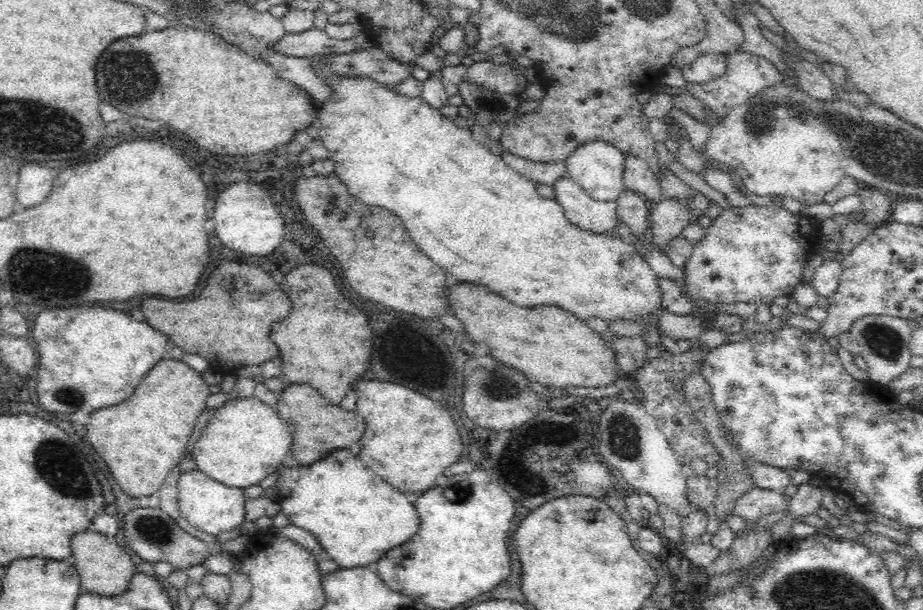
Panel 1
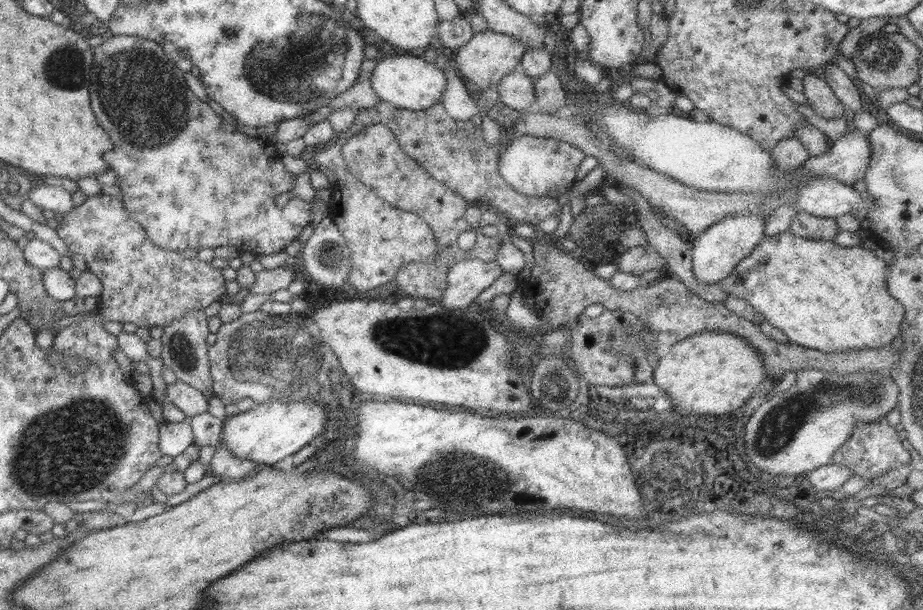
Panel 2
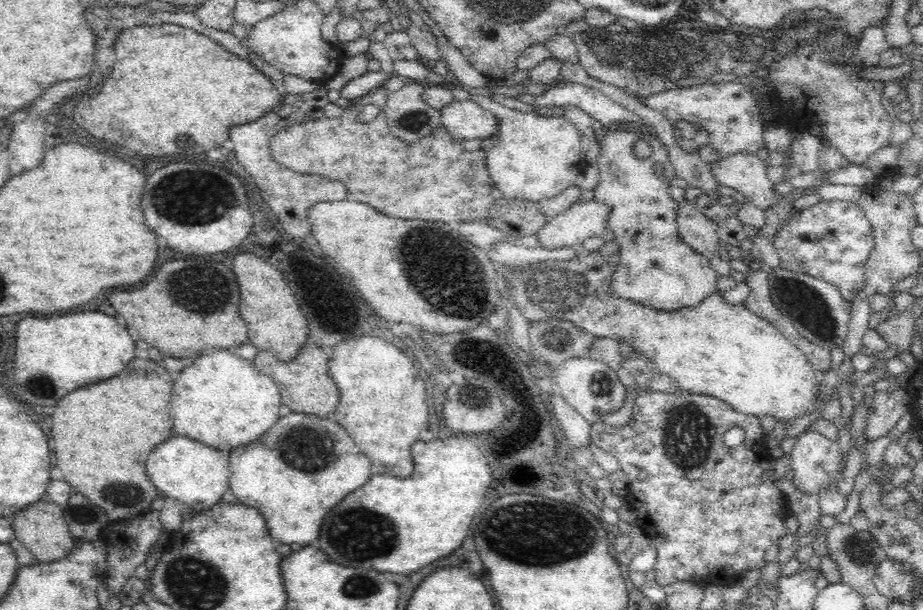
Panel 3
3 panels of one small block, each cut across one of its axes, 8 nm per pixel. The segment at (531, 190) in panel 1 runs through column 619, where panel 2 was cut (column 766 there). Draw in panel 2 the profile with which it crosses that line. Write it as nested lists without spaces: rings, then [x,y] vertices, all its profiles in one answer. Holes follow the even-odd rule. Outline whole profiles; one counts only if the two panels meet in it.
[[[789,230],[765,236],[762,244],[741,260],[732,273],[718,284],[728,294],[744,299],[761,318],[775,326],[791,343],[824,352],[883,348],[891,345],[901,331],[905,309],[887,290],[889,264],[863,246],[838,245],[834,240],[802,238]]]

